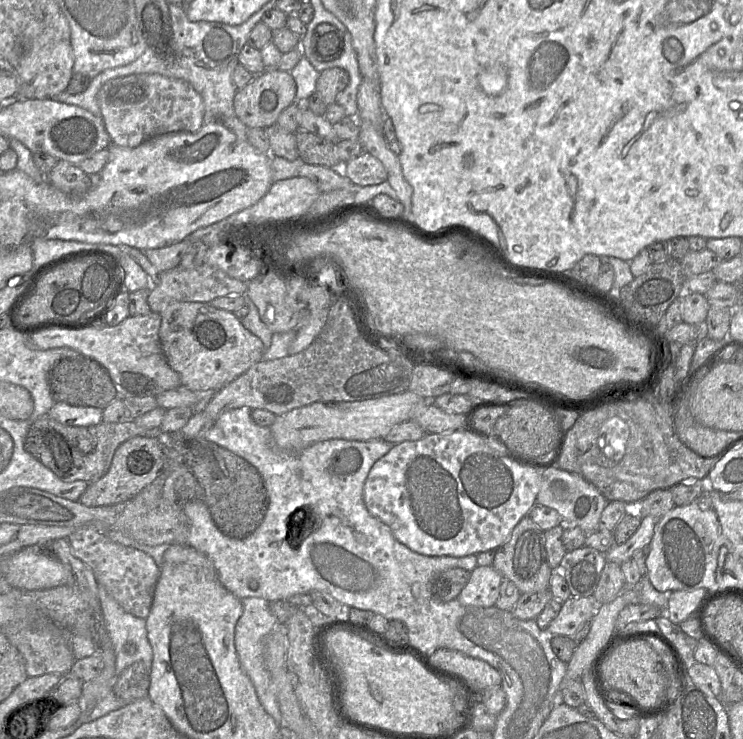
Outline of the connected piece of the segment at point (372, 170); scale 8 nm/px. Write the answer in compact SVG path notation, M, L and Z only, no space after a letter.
M365 151L358 157L342 164L341 171L359 187L379 185L387 181L387 171L383 164Z

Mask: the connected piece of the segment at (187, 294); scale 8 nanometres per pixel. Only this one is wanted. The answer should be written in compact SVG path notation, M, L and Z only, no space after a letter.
M207 265L194 269L183 269L179 266L159 273L159 285L150 287L148 304L151 312L161 313L173 302L209 303L215 298L229 295L246 295L247 283L231 278L225 272Z

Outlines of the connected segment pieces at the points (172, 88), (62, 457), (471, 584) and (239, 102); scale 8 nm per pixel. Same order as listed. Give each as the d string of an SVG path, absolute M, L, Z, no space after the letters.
M131 74L106 82L98 92L98 105L111 143L134 148L153 137L176 132L197 132L204 124L204 103L186 81L160 74Z
M46 414L31 425L24 448L62 481L83 480L92 483L107 473L116 449L123 442L136 436L148 436L157 432L148 431L134 421L101 422L93 426L66 426Z
M476 566L456 598L463 606L492 607L500 595L503 577L493 566Z
M265 70L254 75L253 80L245 87L237 89L233 107L235 116L247 128L267 127L276 123L281 112L296 101L296 83L290 72Z

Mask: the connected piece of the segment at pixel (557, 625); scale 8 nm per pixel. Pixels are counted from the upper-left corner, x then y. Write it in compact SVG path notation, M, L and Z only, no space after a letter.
M593 596L570 597L562 604L559 614L551 621L546 631L551 636L573 637L585 623L592 620L598 606Z

